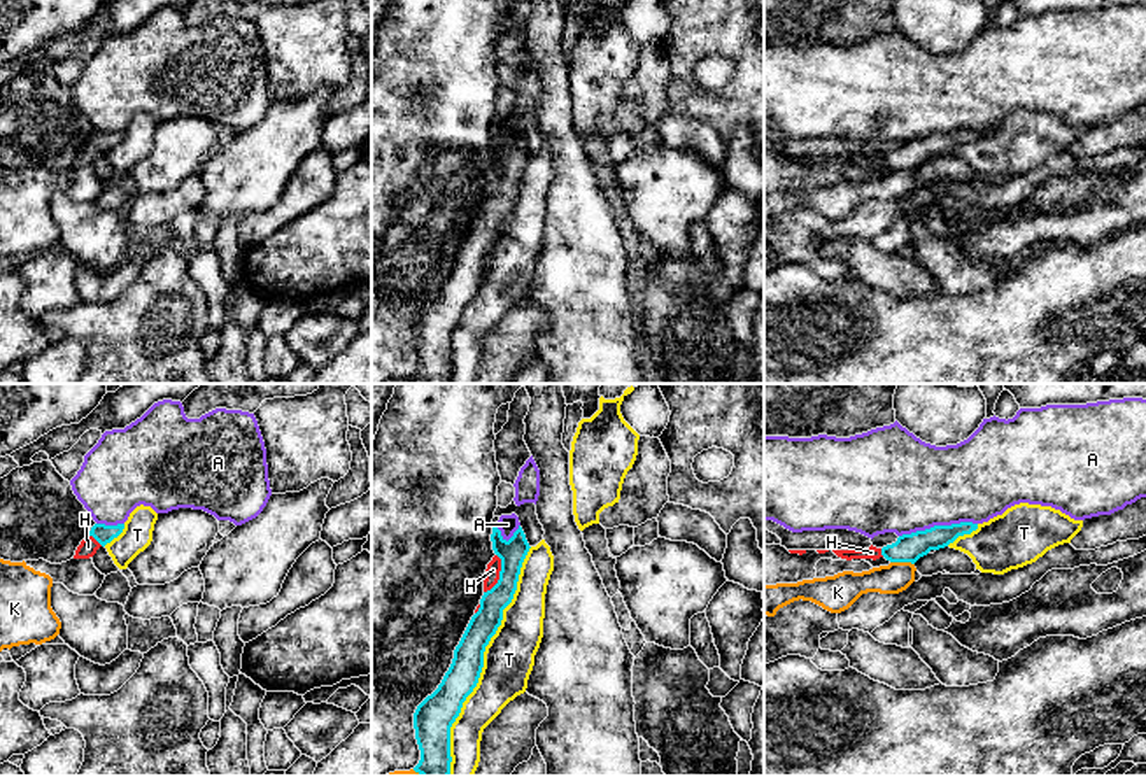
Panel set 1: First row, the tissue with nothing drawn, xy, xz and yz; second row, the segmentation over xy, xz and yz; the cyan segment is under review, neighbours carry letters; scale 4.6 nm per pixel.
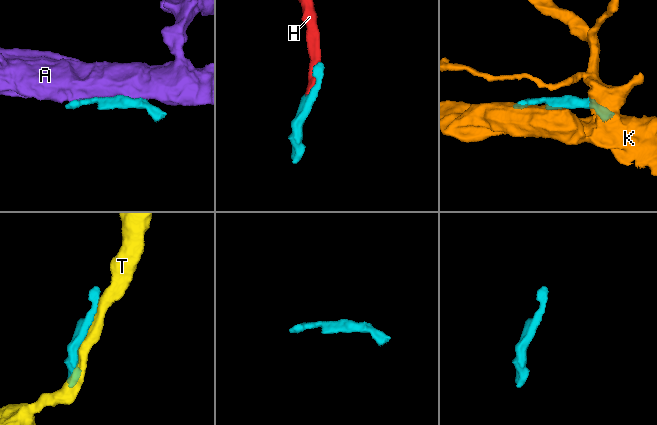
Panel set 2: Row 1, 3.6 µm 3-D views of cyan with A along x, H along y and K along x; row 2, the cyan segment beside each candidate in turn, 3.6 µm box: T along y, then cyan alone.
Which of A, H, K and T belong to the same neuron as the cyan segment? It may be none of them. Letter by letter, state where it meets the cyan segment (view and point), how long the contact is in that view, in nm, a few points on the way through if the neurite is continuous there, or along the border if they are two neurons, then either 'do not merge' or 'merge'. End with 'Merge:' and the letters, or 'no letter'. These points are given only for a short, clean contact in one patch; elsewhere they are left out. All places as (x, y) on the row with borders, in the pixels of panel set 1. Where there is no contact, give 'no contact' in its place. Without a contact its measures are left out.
A: yz (938, 526) | 360 nm | do not merge
H: xz (500, 575) | 190 nm | merge
K: yz (903, 561) | 110 nm | do not merge
T: xz (482, 661) | 1100 nm | do not merge
Merge: H

